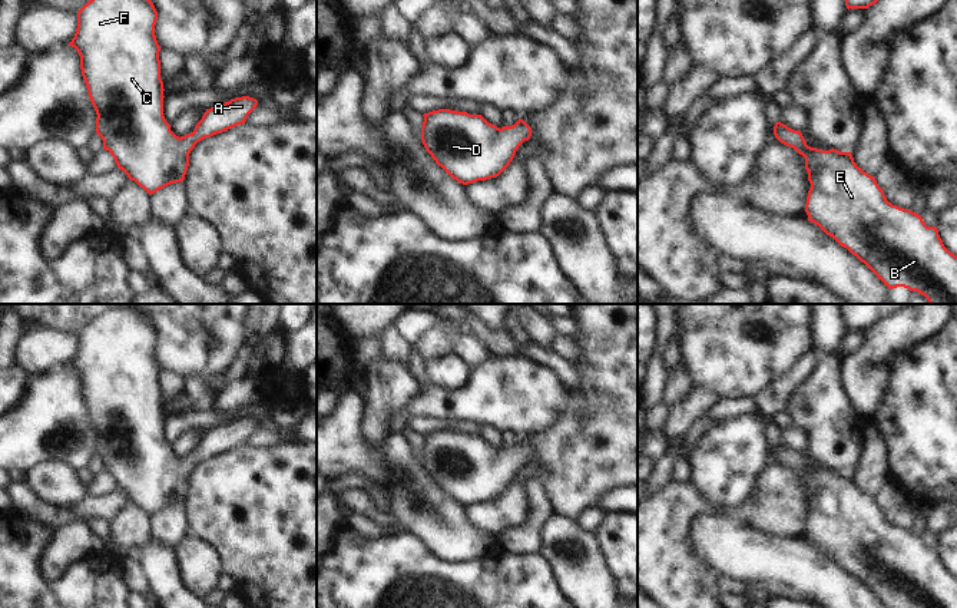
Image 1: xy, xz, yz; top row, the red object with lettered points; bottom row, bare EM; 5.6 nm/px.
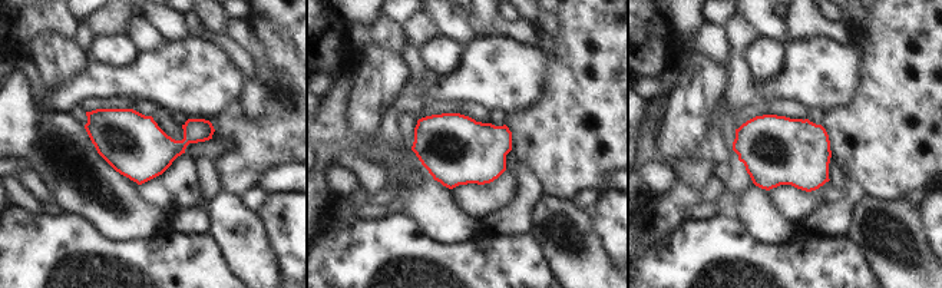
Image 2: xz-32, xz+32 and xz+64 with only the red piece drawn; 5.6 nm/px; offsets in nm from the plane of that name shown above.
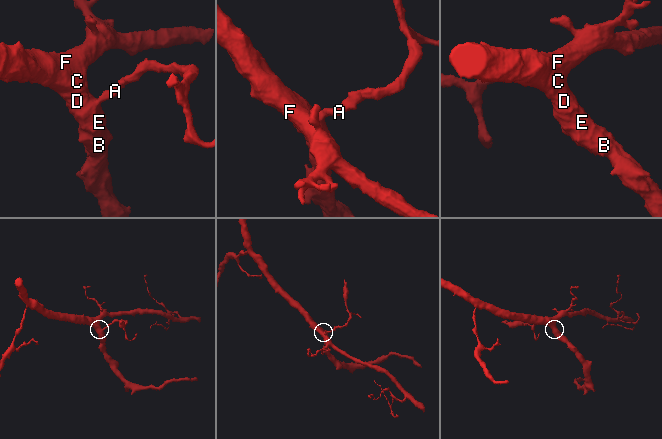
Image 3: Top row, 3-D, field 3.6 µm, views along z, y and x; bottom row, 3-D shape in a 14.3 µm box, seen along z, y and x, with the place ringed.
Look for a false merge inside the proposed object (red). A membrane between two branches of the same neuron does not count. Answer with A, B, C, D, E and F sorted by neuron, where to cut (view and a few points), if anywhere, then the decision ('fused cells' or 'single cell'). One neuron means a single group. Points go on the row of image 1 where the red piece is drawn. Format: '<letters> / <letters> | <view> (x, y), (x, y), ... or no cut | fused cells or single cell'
A B C D E F | no cut | single cell

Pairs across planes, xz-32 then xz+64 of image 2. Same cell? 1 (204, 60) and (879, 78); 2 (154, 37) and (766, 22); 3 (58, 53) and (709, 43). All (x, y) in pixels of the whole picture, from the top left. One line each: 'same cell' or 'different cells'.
1: different cells
2: same cell
3: different cells

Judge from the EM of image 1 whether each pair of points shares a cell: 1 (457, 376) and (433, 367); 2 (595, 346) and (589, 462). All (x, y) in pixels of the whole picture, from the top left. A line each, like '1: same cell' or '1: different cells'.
1: same cell
2: same cell

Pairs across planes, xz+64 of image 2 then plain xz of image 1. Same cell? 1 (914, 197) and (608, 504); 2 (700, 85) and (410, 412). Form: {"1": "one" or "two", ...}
{"1": "two", "2": "two"}

